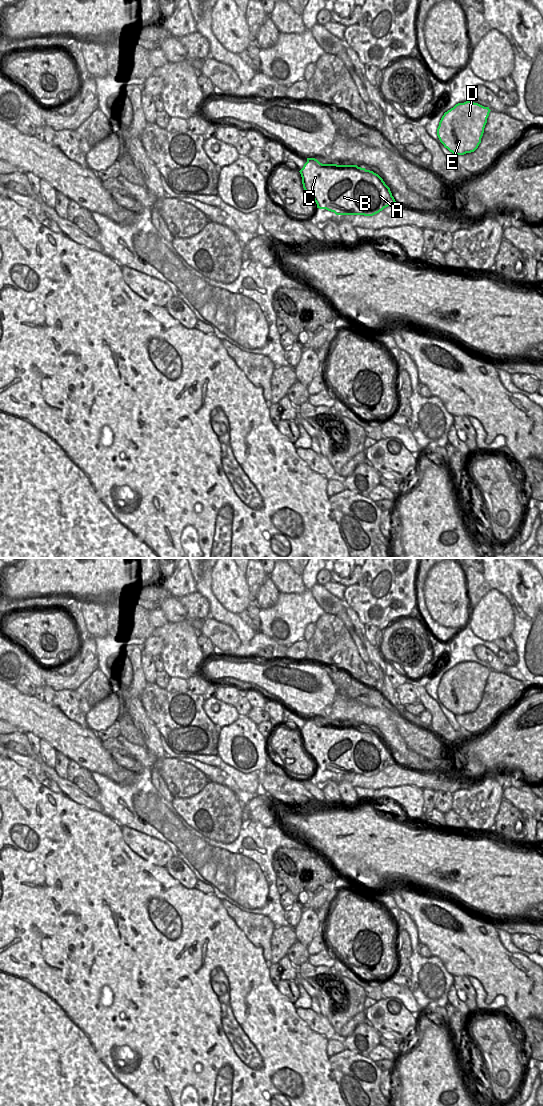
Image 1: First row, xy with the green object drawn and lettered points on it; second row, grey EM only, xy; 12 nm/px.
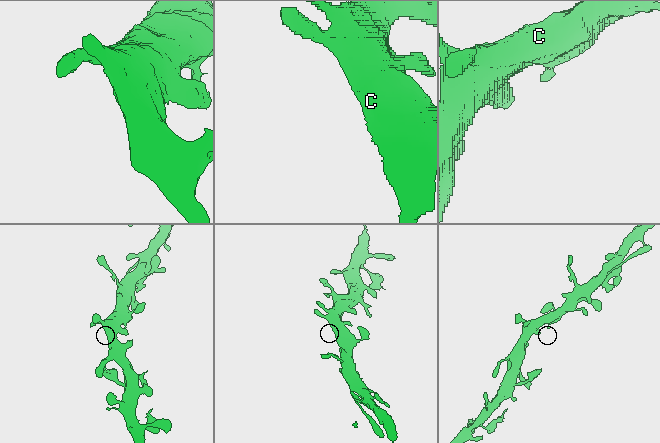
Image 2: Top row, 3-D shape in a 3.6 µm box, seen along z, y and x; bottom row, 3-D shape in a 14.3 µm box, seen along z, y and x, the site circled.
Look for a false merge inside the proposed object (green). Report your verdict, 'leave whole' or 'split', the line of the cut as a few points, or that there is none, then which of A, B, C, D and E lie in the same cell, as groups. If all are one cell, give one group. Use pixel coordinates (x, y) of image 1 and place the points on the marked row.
leave whole | no cut | A B C D E

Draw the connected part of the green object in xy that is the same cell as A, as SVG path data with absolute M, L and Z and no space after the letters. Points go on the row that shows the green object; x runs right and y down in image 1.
M307 158L299 172L303 188L314 199L317 208L336 215L373 216L396 203L390 188L378 174L357 165L322 164L315 158Z

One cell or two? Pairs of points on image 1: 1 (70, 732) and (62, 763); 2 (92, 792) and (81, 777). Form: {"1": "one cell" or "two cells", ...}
{"1": "two cells", "2": "one cell"}

